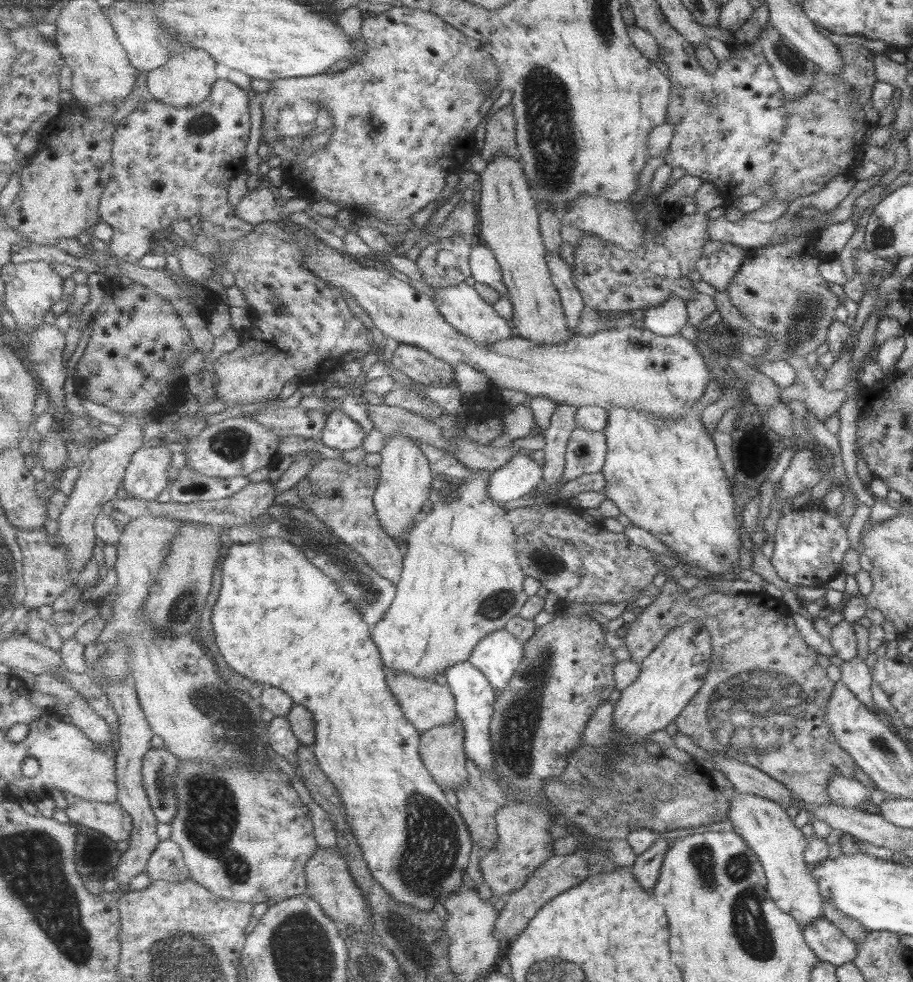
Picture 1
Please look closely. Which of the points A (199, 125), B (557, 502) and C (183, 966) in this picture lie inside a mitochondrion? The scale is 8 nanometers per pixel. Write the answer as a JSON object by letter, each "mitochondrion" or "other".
{"A":"mitochondrion","B":"other","C":"mitochondrion"}

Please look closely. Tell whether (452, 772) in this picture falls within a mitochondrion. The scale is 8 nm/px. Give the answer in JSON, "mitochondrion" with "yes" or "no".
{"mitochondrion":"no"}

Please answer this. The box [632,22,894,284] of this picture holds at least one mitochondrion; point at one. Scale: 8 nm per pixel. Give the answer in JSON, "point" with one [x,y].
{"point":[791,61]}

